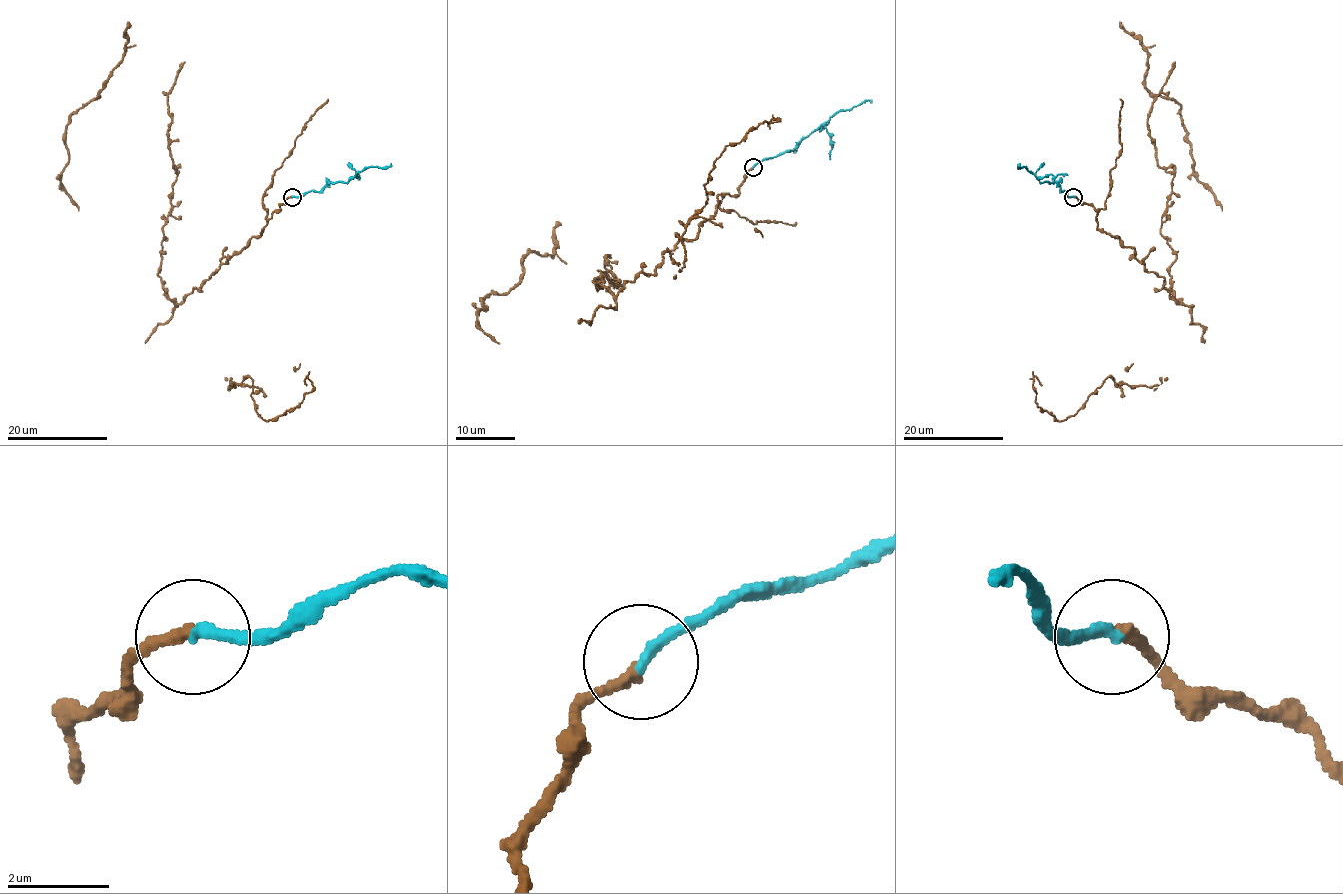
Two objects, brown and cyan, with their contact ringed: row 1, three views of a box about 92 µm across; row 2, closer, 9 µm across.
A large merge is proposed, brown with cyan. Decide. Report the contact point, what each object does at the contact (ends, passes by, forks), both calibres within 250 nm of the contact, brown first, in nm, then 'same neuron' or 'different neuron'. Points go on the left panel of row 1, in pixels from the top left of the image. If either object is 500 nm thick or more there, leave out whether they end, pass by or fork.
at (292, 197); brown ends there; cyan ends there; 220 nm thick on the brown side, 220 nm on the other; same neuron

